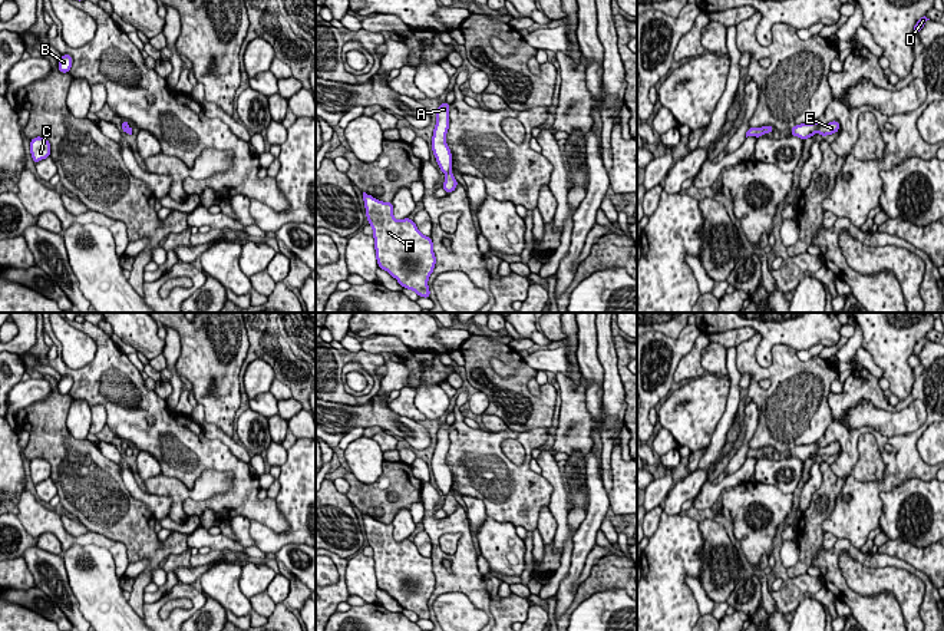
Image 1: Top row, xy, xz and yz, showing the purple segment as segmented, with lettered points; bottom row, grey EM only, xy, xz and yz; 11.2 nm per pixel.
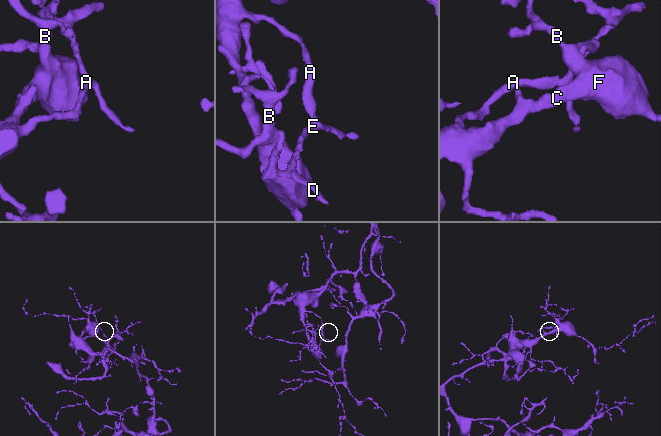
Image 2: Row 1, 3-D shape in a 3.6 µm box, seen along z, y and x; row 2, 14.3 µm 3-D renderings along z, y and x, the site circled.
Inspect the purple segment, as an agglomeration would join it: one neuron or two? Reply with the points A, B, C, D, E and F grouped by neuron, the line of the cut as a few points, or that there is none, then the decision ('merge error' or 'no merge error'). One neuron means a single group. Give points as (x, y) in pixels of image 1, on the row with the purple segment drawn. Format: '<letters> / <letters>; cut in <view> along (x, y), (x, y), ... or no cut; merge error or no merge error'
A B C F / D E; cut in yz along (821, 124), (817, 131); merge error

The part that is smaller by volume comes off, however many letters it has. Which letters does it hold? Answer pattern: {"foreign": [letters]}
{"foreign": ["D", "E"]}

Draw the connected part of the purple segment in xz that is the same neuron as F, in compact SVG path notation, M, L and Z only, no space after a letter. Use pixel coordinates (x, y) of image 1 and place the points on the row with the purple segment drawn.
M366 192L363 201L373 228L379 268L387 271L403 288L429 298L428 281L436 264L432 237L423 235L409 217L397 221L392 202L379 201Z

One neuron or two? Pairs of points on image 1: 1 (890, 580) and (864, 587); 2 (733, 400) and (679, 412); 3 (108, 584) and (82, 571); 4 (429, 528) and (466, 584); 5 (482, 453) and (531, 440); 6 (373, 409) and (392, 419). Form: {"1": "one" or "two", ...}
{"1": "one", "2": "two", "3": "one", "4": "one", "5": "one", "6": "one"}

